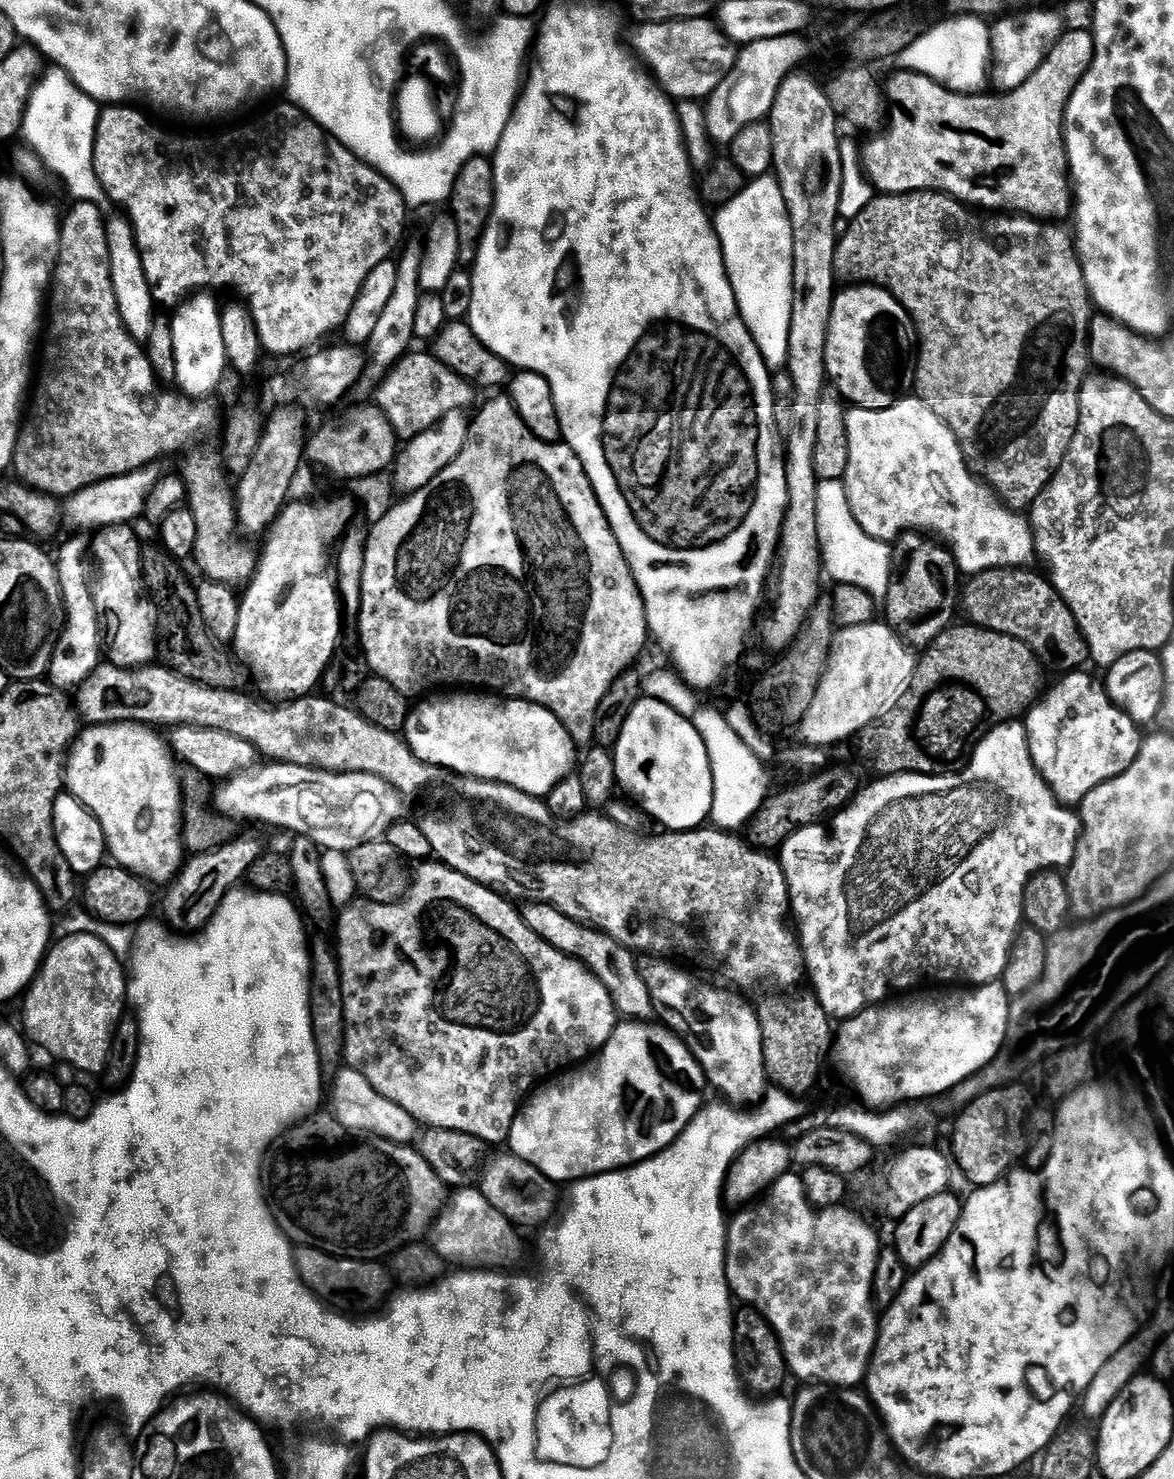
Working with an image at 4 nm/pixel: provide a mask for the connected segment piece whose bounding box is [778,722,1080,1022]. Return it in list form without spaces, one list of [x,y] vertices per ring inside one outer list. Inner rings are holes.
[[[1000,722],[980,739],[979,744],[972,749],[970,759],[959,770],[948,770],[943,774],[923,776],[917,772],[903,772],[897,776],[885,776],[873,779],[873,784],[861,787],[856,795],[827,821],[828,828],[823,823],[811,824],[800,828],[778,849],[778,863],[784,873],[786,900],[790,912],[796,915],[796,924],[800,927],[798,934],[798,952],[804,955],[804,964],[808,967],[808,976],[812,979],[812,988],[816,991],[819,1011],[825,1012],[836,1022],[849,1020],[852,1016],[887,1001],[891,992],[904,994],[915,984],[923,980],[937,980],[937,985],[952,986],[957,980],[960,986],[979,986],[999,981],[1006,970],[1008,954],[1012,949],[1012,939],[1022,926],[1024,920],[1024,884],[1033,872],[1043,870],[1060,870],[1072,858],[1072,849],[1080,830],[1080,820],[1075,811],[1061,805],[1048,784],[1037,772],[1032,755],[1028,749],[1028,732],[1023,723]],[[1004,782],[1014,784],[1014,792],[1010,796],[1008,790],[1000,788]],[[1010,798],[1012,814],[1004,816],[1004,804]]]

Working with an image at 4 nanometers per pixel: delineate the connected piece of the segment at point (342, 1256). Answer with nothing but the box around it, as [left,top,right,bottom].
[260,1115,450,1262]

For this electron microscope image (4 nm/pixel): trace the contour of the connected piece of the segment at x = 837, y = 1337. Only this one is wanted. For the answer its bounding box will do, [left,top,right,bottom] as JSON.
[724,1170,882,1389]

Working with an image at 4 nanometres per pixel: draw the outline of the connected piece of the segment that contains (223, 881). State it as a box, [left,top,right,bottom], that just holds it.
[164,838,258,934]

